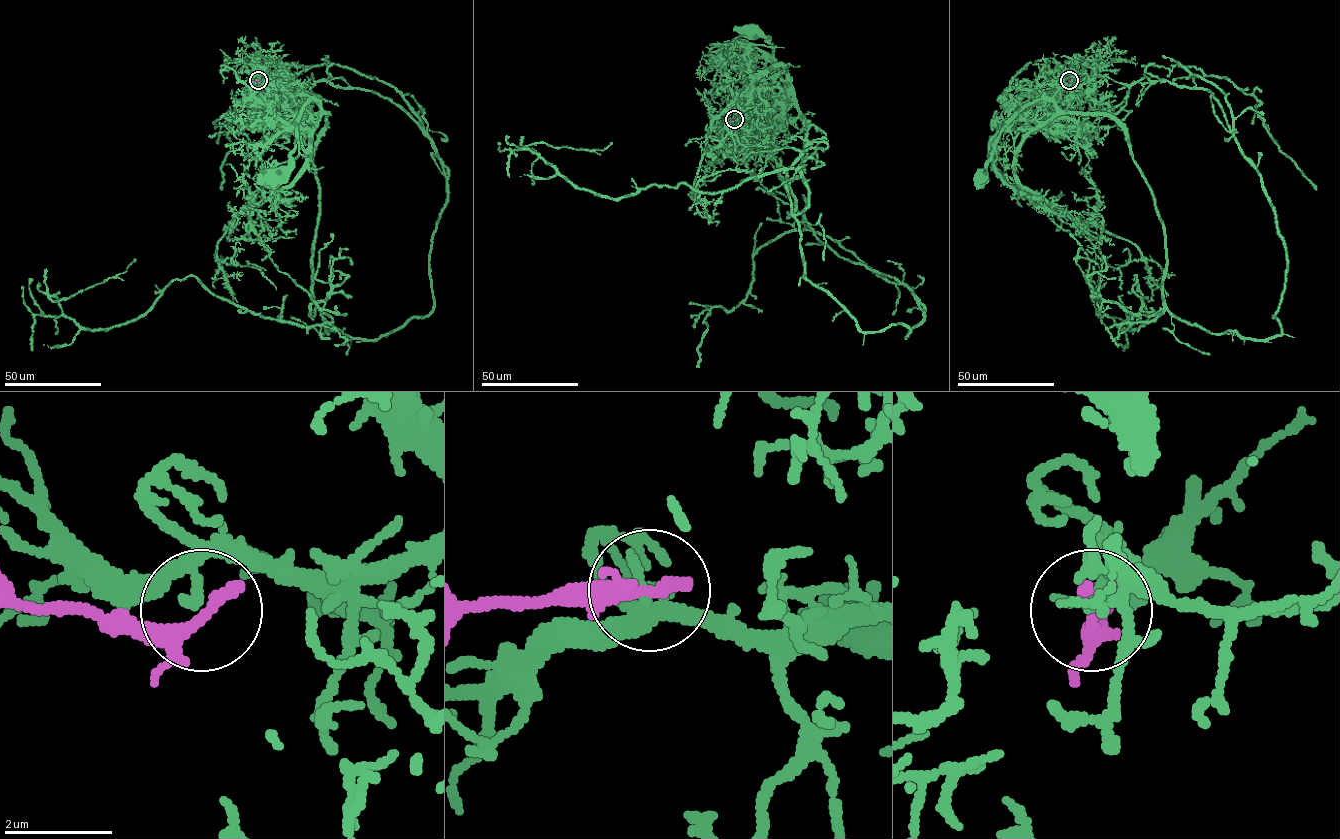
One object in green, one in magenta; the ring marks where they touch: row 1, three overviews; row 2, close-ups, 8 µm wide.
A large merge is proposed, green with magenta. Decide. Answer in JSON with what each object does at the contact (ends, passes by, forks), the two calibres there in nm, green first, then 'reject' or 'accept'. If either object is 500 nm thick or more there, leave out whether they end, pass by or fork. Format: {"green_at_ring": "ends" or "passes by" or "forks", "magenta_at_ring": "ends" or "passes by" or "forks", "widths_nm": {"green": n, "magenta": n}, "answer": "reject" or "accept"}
{"green_at_ring": "passes by", "magenta_at_ring": "passes by", "widths_nm": {"green": 150, "magenta": 260}, "answer": "reject"}

